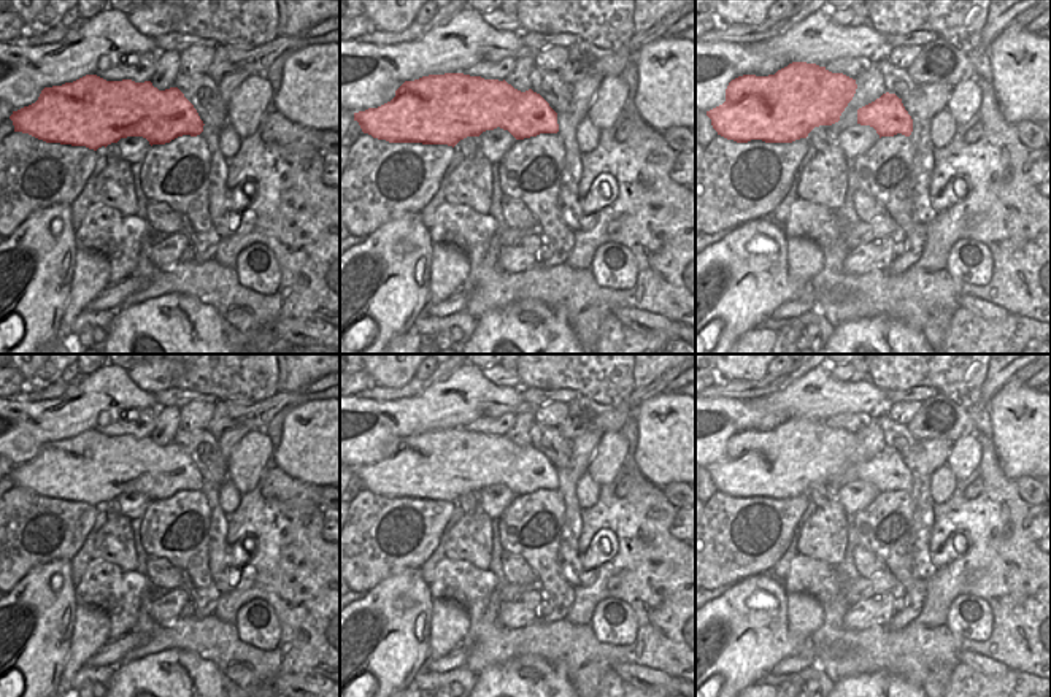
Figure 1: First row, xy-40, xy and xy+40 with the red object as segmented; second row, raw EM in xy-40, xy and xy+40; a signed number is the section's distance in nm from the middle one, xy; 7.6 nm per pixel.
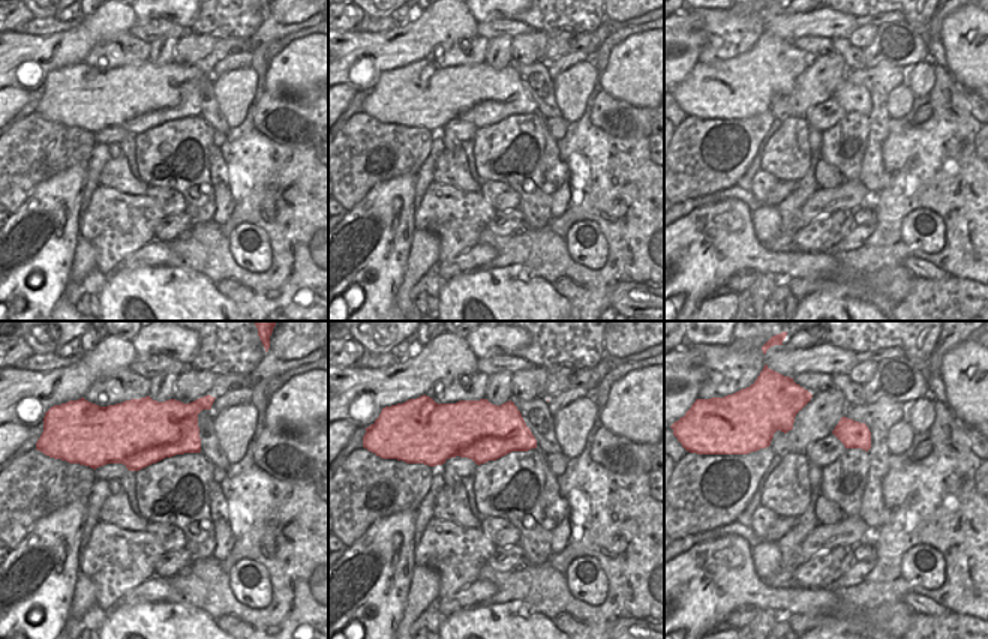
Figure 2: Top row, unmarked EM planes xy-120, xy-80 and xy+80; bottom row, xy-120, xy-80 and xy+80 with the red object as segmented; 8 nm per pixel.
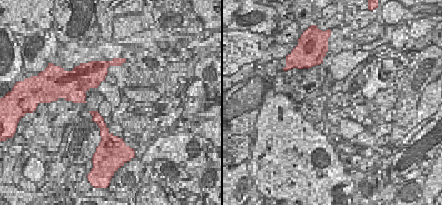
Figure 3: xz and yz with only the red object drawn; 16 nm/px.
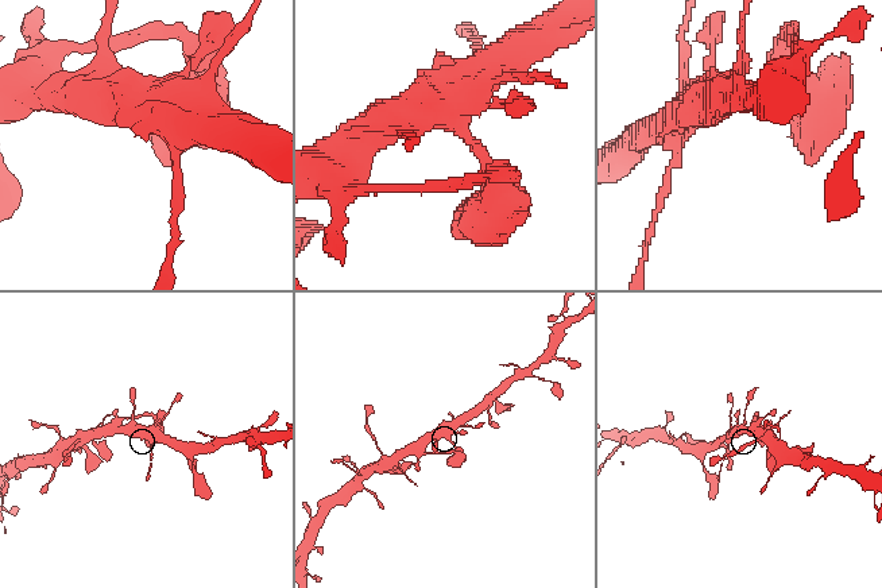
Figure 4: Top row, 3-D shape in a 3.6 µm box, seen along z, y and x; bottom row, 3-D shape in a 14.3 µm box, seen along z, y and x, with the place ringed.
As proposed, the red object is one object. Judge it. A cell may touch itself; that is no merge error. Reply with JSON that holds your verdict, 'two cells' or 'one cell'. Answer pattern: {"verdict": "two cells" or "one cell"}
{"verdict": "one cell"}

